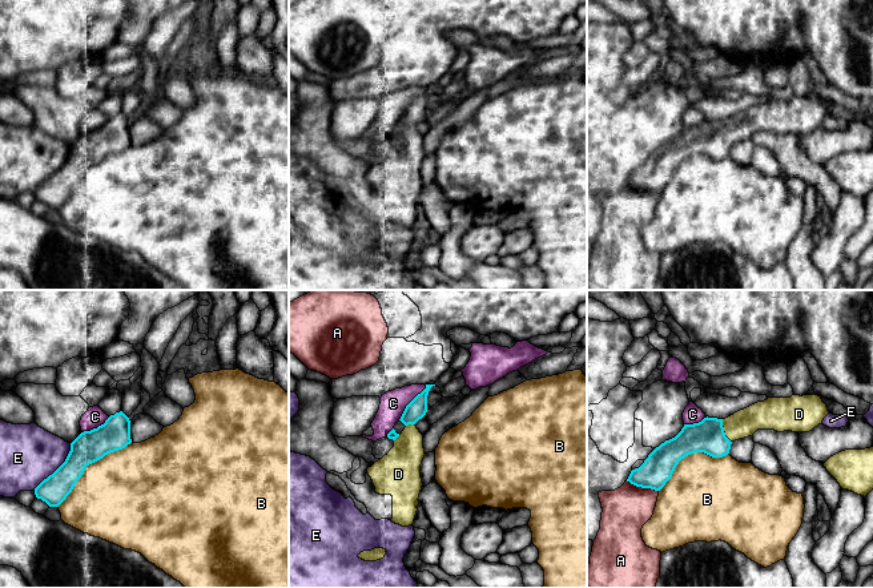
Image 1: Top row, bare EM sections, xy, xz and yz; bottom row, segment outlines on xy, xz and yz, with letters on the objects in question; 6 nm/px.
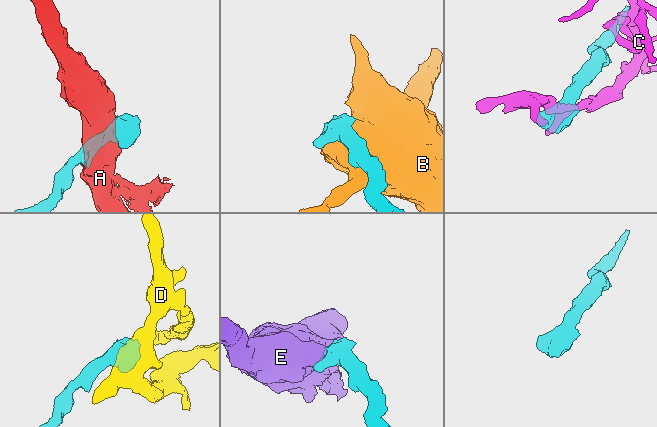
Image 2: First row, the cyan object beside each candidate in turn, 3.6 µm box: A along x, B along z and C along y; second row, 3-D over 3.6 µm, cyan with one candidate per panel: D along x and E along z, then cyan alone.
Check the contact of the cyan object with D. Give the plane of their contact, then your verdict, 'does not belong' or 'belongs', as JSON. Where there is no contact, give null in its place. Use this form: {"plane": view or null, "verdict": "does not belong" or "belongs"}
{"plane": "yz", "verdict": "belongs"}

